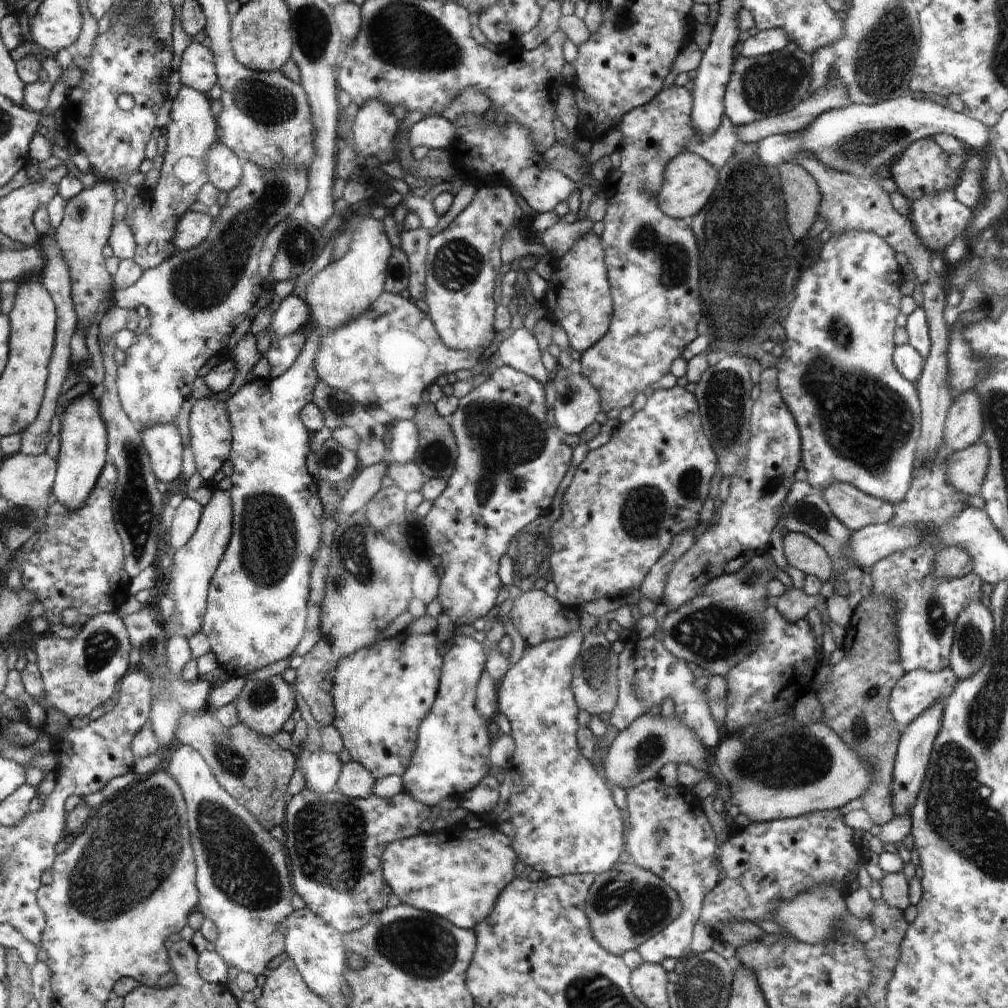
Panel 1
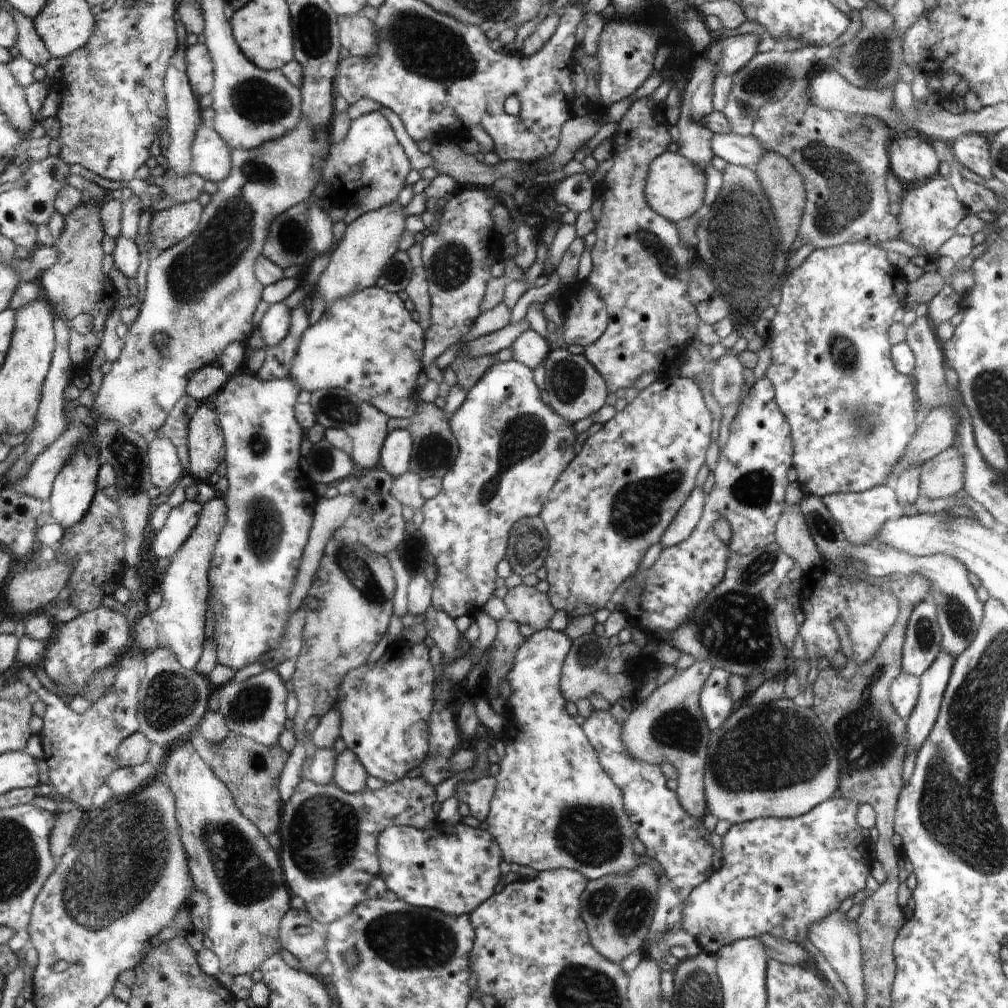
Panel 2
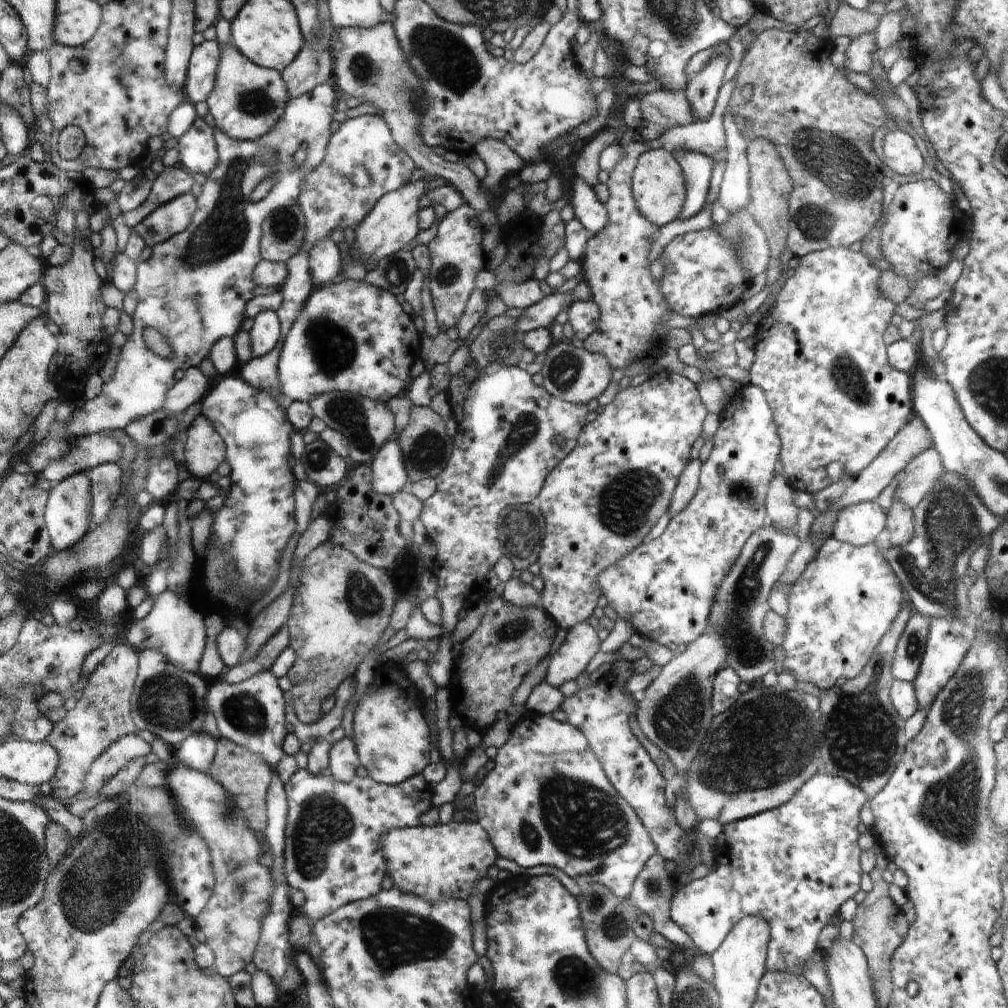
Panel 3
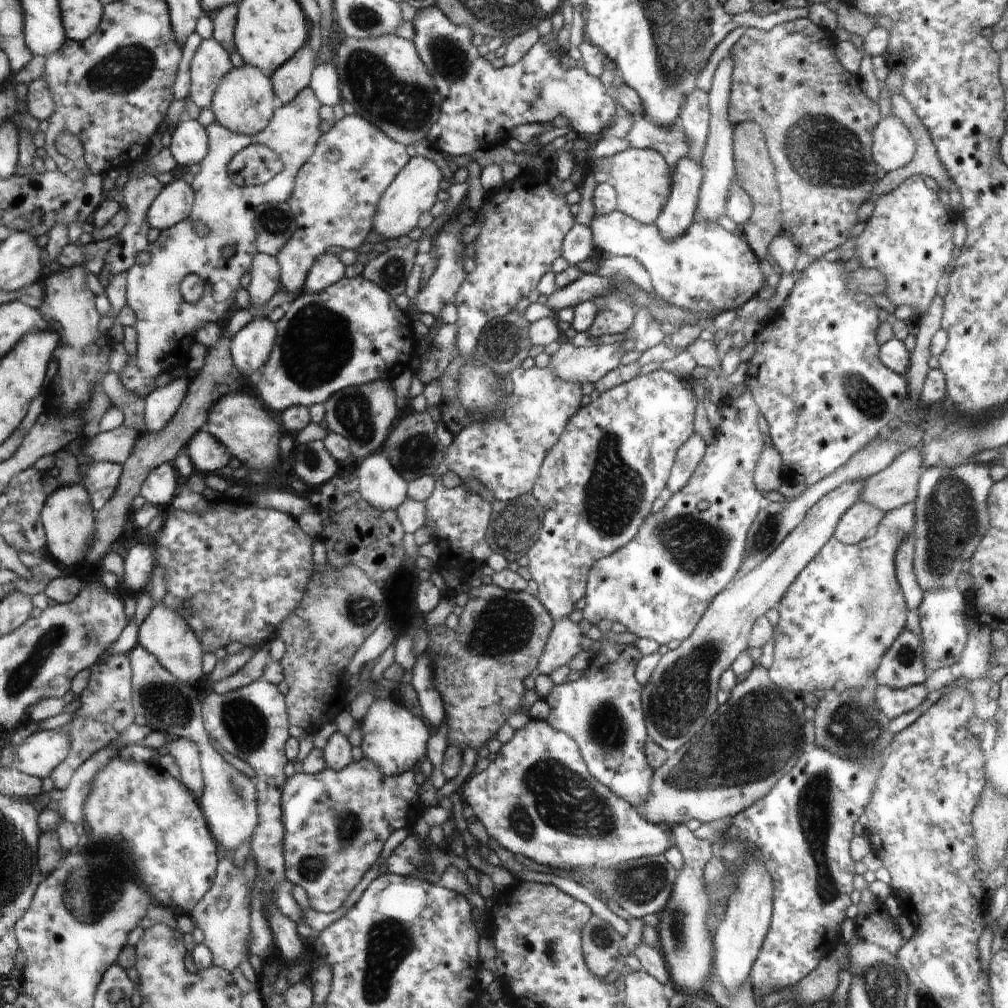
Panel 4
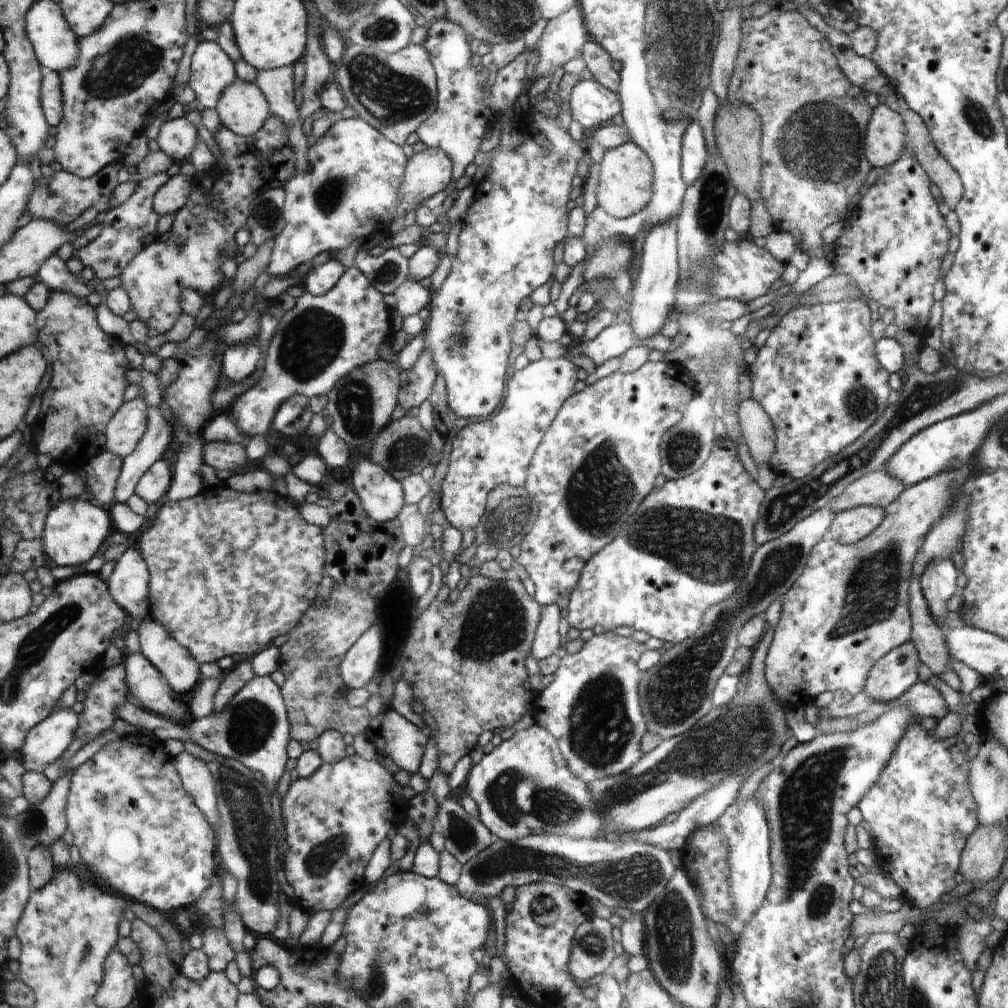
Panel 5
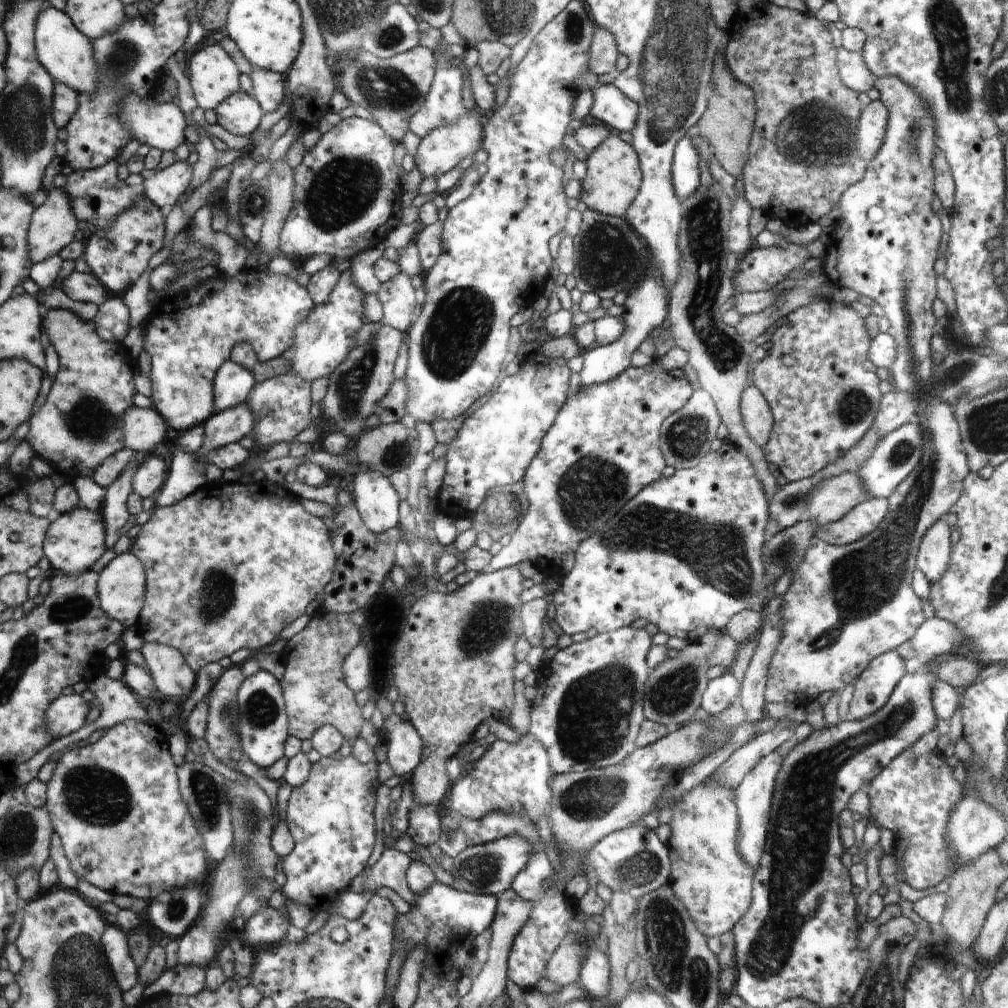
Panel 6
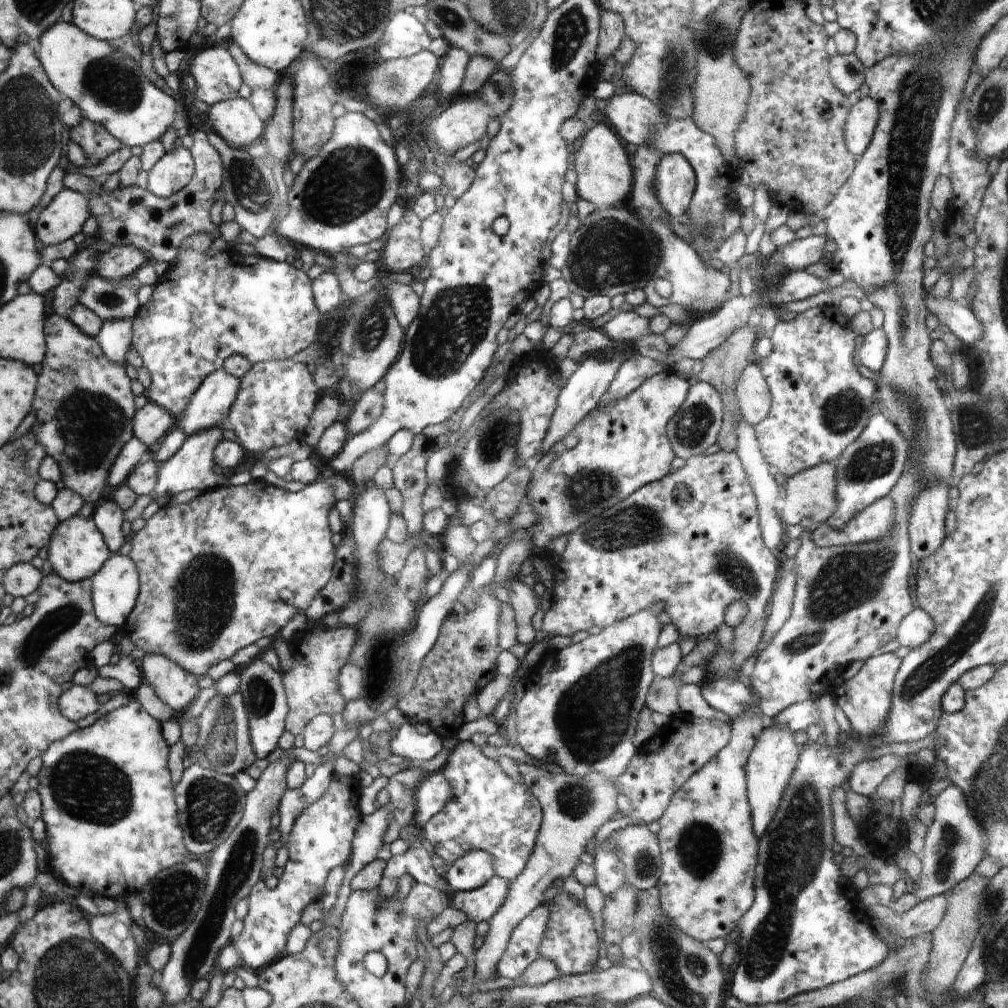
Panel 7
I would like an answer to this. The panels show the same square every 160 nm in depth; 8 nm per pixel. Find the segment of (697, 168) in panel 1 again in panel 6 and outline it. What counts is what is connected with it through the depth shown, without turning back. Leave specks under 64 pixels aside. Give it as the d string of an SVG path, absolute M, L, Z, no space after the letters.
M613 133L589 154L586 161L588 172L586 178L581 181L579 201L589 210L617 218L625 217L626 210L638 194L638 188L642 183L638 156L632 146L619 138L617 133Z

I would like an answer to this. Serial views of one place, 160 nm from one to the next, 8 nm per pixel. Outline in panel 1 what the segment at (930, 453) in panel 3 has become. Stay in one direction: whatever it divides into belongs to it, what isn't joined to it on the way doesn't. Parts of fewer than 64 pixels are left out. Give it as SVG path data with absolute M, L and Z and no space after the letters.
M982 440L970 445L968 448L949 454L941 454L947 458L947 479L964 494L970 496L980 495L981 486L984 482L989 465L989 448Z

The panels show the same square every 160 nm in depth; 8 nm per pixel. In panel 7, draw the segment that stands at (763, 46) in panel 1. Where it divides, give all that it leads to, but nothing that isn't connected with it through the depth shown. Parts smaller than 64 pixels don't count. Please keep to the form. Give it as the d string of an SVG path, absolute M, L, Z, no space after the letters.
M668 153L661 156L656 167L653 189L670 219L674 220L687 212L696 179L692 165L681 154Z

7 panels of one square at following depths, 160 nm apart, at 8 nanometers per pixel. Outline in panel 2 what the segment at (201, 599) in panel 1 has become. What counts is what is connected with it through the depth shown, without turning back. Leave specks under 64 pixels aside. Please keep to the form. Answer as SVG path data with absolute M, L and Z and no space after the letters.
M214 497L206 502L197 526L167 566L161 584L163 598L160 607L135 625L137 647L146 648L148 651L160 647L169 648L186 670L195 670L202 654L202 644L206 640L204 636L204 616L206 616L206 602L208 602L206 572L212 566L215 547L226 526L225 499Z

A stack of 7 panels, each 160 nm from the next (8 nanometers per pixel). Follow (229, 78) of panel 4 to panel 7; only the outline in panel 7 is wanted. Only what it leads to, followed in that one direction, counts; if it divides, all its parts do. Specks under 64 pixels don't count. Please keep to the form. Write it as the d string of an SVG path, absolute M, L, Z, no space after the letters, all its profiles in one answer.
M238 97L213 104L208 118L216 133L230 146L244 150L261 141L265 122L249 99Z

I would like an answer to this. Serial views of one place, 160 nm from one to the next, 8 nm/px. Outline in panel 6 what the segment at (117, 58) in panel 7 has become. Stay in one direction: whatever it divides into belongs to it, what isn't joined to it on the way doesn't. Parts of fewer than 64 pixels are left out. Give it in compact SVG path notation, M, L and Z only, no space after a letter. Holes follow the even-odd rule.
M48 6L37 17L36 50L37 60L55 82L68 86L76 94L92 94L98 90L98 80L102 80L102 76L98 76L98 60L94 56L93 41L73 24L72 18L64 11ZM128 94L122 104L120 104L120 114L118 120L128 126L132 138L141 144L165 151L175 151L184 142L184 128L186 128L186 118L182 110L170 102L160 103L158 99L152 97L140 98L138 94Z

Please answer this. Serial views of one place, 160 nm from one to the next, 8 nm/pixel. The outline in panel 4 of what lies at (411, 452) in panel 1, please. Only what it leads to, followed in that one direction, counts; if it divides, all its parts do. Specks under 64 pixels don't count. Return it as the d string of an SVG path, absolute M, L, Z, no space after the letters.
M383 453L364 459L357 471L359 493L373 507L394 509L408 498L408 482Z

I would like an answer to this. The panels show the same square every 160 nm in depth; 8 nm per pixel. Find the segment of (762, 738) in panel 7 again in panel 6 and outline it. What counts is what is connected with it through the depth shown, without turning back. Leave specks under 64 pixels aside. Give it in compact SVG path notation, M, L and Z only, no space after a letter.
M774 750L766 754L758 764L746 772L746 776L740 780L736 788L736 806L738 806L738 818L740 818L740 828L738 828L738 852L742 852L742 860L752 868L758 870L760 858L764 854L764 844L766 844L766 832L770 823L770 808L776 790L776 778L782 768L784 758Z

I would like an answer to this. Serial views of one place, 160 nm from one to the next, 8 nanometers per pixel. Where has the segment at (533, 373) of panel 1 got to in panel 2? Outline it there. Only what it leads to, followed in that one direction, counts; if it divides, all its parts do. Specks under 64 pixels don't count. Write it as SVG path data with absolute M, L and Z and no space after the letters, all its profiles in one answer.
M528 327L521 332L516 342L512 343L512 359L528 368L536 368L543 364L544 359L552 347L544 337Z

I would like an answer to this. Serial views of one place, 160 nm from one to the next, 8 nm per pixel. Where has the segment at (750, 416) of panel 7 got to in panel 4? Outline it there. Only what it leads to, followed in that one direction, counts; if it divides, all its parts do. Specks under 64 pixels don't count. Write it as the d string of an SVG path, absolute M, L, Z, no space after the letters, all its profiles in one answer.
M770 445L763 449L755 468L754 482L762 496L767 492L778 491L783 484L783 460L778 451Z

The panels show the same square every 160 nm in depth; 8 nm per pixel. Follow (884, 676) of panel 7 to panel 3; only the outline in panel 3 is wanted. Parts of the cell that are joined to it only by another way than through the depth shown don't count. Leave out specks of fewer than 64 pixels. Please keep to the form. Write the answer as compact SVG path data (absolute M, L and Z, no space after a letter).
M919 612L908 620L896 642L896 650L890 666L894 680L913 682L918 676L928 641L928 626L930 624L927 617Z

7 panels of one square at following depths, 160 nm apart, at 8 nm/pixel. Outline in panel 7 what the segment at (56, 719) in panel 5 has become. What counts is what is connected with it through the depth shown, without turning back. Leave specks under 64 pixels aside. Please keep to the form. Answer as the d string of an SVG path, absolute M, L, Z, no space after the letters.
M73 685L61 696L61 712L66 719L78 723L83 717L99 710L97 696L90 686Z

